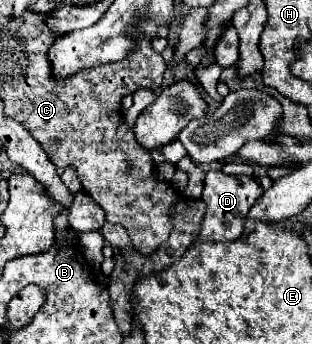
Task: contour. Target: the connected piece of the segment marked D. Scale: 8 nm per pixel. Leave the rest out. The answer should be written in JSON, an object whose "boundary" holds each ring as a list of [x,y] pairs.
{"boundary":[[[209,170],[205,176],[205,188],[201,196],[203,202],[207,204],[207,212],[197,240],[217,240],[217,242],[237,240],[243,232],[247,212],[251,210],[251,206],[257,202],[261,194],[263,194],[263,188],[251,176],[227,176],[223,172]]]}

